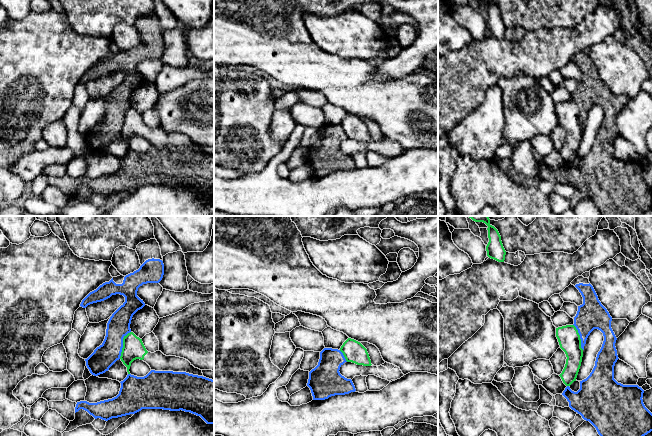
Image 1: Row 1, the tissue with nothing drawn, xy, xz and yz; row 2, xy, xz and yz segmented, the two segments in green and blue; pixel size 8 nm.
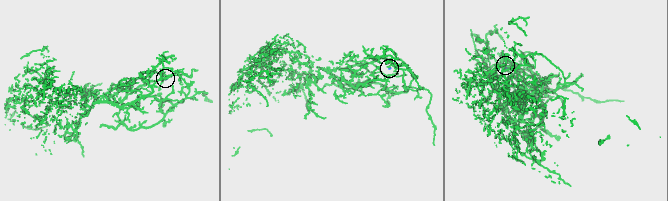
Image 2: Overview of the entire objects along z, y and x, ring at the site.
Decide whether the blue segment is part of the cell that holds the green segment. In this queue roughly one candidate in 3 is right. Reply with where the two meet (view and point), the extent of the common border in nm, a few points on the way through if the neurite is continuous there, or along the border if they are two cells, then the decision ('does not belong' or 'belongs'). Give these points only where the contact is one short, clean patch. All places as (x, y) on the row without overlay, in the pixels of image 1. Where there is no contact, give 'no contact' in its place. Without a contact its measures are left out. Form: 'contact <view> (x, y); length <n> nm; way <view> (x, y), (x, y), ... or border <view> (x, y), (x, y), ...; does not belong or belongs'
contact xy (123, 121); length 240 nm; border xy (130, 107), (123, 114), (123, 123), (119, 134); does not belong

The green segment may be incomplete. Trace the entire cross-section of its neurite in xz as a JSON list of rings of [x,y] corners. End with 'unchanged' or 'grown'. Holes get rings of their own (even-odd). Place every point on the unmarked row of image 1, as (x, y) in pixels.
[[[348,114],[340,124],[347,138],[357,141],[371,142],[367,125],[358,117]]] | unchanged

